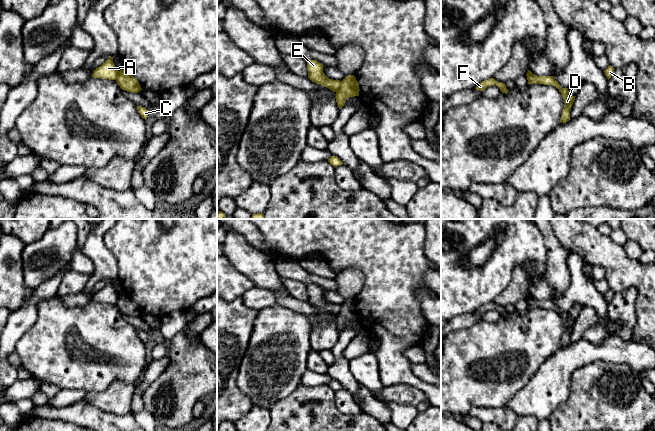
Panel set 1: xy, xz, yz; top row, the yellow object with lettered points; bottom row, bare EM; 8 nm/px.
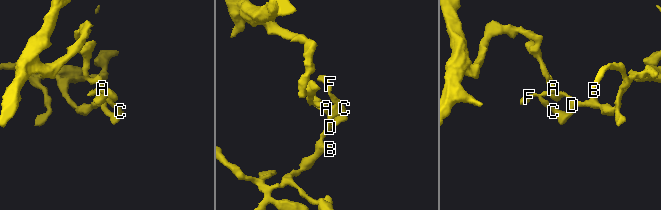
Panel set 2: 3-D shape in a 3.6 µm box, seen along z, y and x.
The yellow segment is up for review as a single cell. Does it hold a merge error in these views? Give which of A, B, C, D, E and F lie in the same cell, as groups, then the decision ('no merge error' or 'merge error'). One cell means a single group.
A E / B C D F | merge error

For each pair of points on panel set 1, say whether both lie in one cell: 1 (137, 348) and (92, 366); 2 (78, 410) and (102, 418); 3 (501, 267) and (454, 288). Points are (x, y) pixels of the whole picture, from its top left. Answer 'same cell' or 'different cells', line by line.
1: same cell
2: same cell
3: same cell

